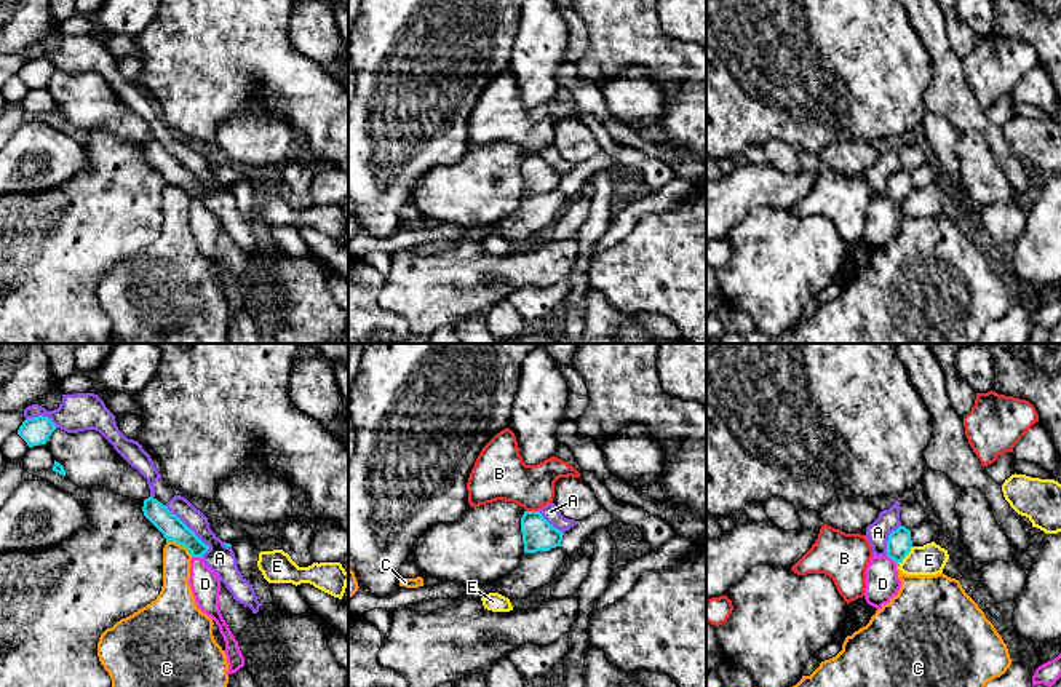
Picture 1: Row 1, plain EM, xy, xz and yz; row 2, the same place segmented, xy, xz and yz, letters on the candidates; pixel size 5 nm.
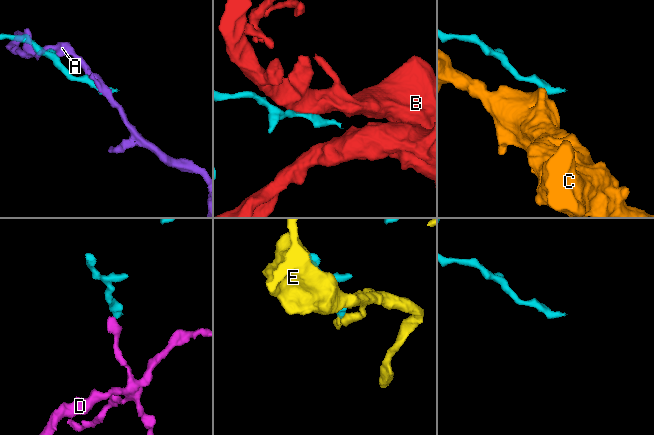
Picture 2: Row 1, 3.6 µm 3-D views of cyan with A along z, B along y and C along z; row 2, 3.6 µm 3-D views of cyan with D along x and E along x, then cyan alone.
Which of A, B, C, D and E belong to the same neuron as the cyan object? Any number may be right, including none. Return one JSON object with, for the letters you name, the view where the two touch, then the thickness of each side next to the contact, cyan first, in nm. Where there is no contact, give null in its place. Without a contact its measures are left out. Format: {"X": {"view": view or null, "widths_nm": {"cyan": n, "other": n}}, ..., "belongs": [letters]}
{"belongs": []}

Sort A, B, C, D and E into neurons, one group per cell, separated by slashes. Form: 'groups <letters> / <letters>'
groups A / B / C / D / E

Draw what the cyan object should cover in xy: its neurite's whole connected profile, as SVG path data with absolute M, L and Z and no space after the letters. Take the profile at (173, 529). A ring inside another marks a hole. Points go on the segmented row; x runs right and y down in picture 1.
M153 497L144 500L144 516L163 534L166 542L176 542L189 550L192 558L203 558L209 550L192 529Z

